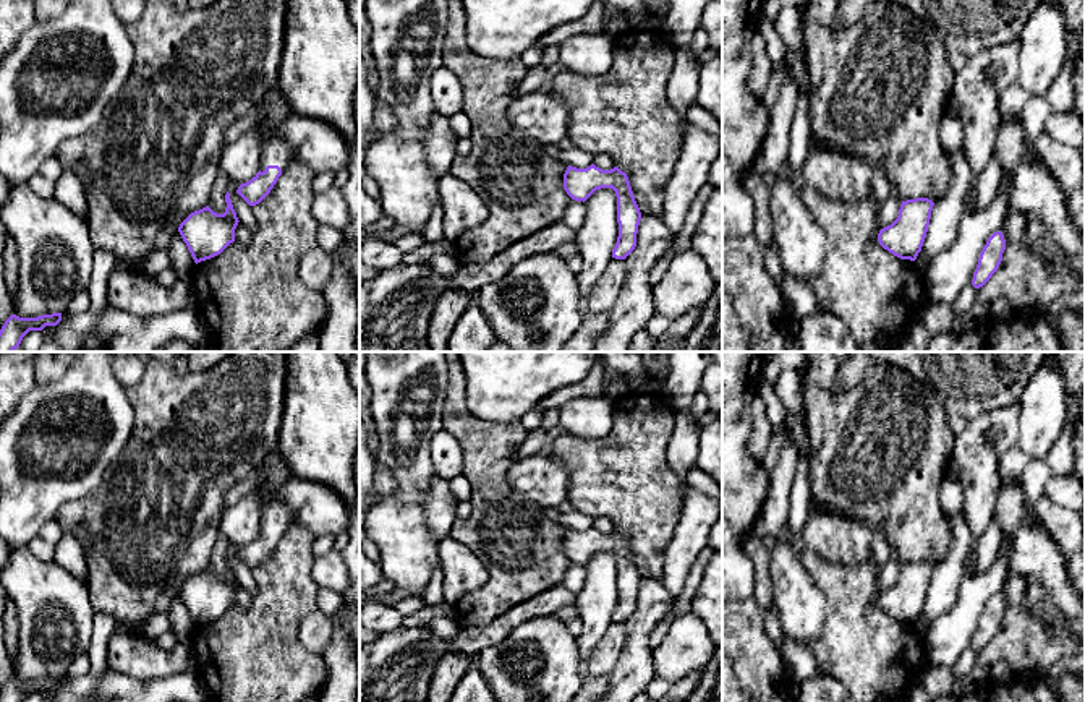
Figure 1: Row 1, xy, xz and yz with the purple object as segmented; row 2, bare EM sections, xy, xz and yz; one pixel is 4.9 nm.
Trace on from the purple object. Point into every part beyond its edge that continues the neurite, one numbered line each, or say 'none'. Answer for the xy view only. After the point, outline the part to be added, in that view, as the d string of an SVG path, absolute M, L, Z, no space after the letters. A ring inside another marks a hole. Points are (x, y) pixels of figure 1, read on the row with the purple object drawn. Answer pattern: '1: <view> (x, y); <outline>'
1: xy (274, 151); M279 84L269 89L264 99L267 109L259 122L259 128L266 133L266 138L261 141L259 170L264 172L267 165L279 165L283 172L291 161L291 151L287 141L275 133L274 128L293 110Z

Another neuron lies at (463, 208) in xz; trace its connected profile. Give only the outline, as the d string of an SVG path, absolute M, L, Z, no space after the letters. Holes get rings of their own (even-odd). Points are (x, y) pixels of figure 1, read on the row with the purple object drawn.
M452 173L439 178L439 193L444 209L444 240L455 242L489 216L484 199Z

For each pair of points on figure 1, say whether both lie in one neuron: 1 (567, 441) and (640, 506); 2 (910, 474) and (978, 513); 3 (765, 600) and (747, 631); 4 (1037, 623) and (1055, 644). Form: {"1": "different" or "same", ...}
{"1": "same", "2": "different", "3": "different", "4": "same"}

